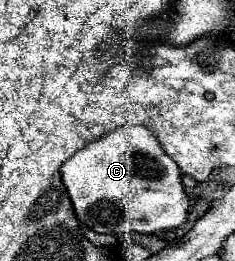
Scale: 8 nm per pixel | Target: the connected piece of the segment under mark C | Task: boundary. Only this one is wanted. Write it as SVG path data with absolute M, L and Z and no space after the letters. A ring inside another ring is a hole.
M124 125L92 141L60 167L60 175L78 221L96 233L156 233L162 229L176 229L186 221L188 197L180 179L180 169L176 161L164 153L156 135L146 127Z

